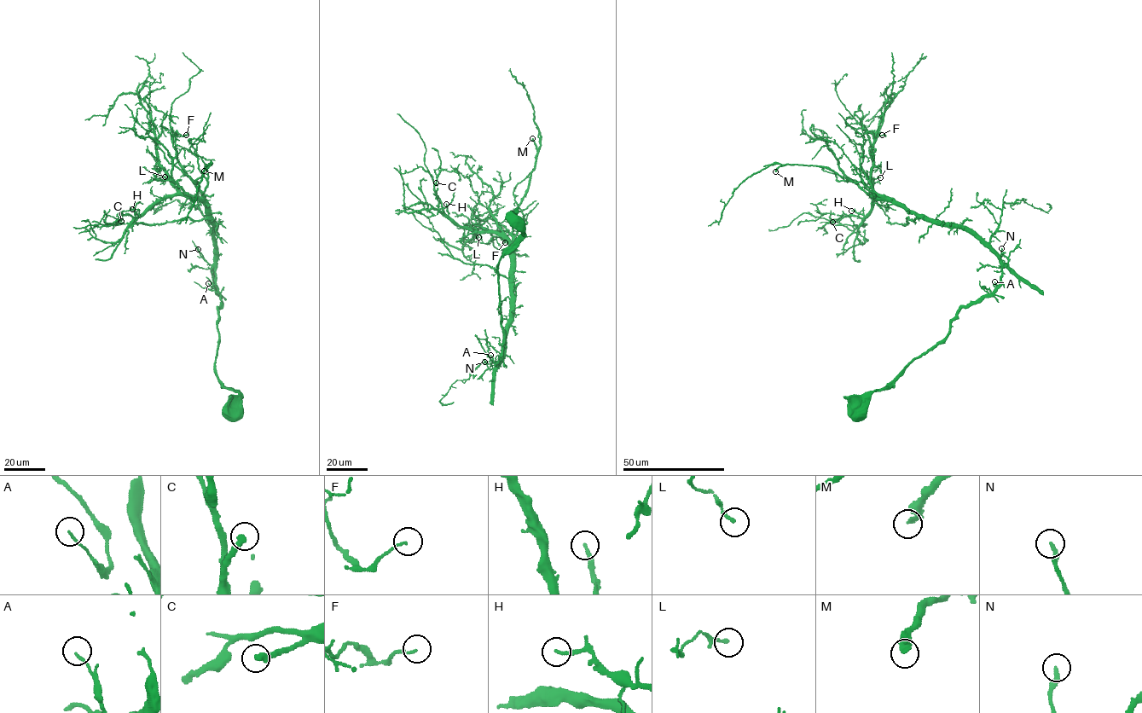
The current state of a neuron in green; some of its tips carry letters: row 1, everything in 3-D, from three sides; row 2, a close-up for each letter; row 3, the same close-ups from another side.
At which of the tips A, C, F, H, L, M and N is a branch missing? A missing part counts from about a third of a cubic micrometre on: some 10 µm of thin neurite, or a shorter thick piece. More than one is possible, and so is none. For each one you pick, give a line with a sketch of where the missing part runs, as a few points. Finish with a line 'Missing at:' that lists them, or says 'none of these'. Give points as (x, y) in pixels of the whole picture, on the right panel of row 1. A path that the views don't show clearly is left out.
M: (775, 171), (773, 181), (757, 203)
Missing at: C, M

